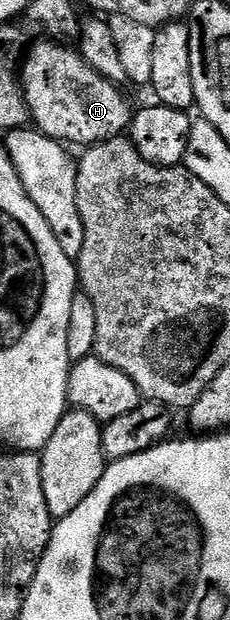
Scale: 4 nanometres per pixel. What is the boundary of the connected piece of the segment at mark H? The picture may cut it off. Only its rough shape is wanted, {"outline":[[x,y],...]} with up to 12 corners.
{"outline":[[56,40],[22,59],[35,129],[80,148],[131,127],[121,87]]}

